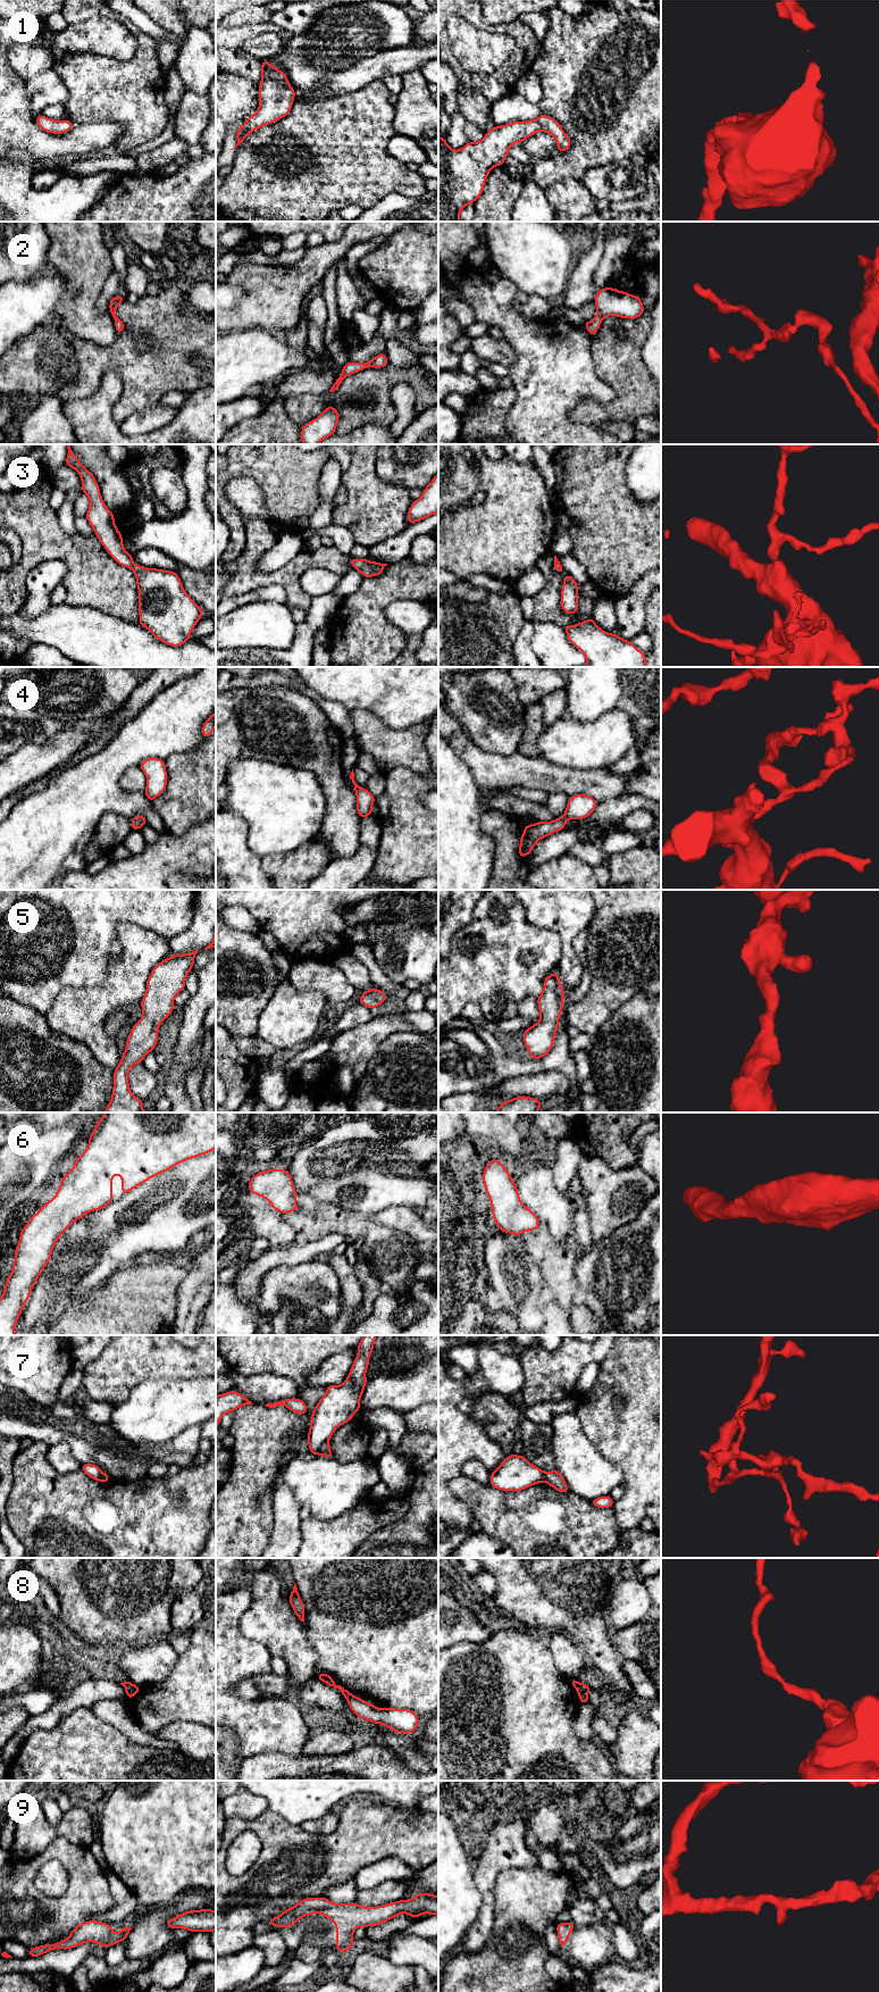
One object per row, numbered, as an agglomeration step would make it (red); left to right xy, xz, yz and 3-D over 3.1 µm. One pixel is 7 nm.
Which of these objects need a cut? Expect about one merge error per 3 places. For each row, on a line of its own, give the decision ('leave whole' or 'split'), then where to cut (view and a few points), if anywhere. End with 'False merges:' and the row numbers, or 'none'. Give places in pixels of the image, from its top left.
1: leave whole; cut none
2: leave whole; cut none
3: leave whole; cut none
4: leave whole; cut none
5: leave whole; cut none
6: leave whole; cut none
7: split; cut xz (327, 1441), (321, 1444), (317, 1453)
8: split; cut xz (351, 1694), (346, 1699)
9: leave whole; cut none
False merges: 7, 8

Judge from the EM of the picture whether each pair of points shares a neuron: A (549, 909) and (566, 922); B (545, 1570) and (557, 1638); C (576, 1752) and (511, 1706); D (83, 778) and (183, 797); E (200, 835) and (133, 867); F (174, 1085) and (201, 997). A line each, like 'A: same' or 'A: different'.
A: same
B: different
C: same
D: different
E: same
F: same

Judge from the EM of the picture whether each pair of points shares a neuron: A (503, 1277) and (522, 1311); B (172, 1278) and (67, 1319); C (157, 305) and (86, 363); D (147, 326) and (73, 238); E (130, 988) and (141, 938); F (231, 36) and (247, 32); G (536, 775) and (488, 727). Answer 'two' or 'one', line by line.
A: one
B: one
C: one
D: two
E: one
F: one
G: two

